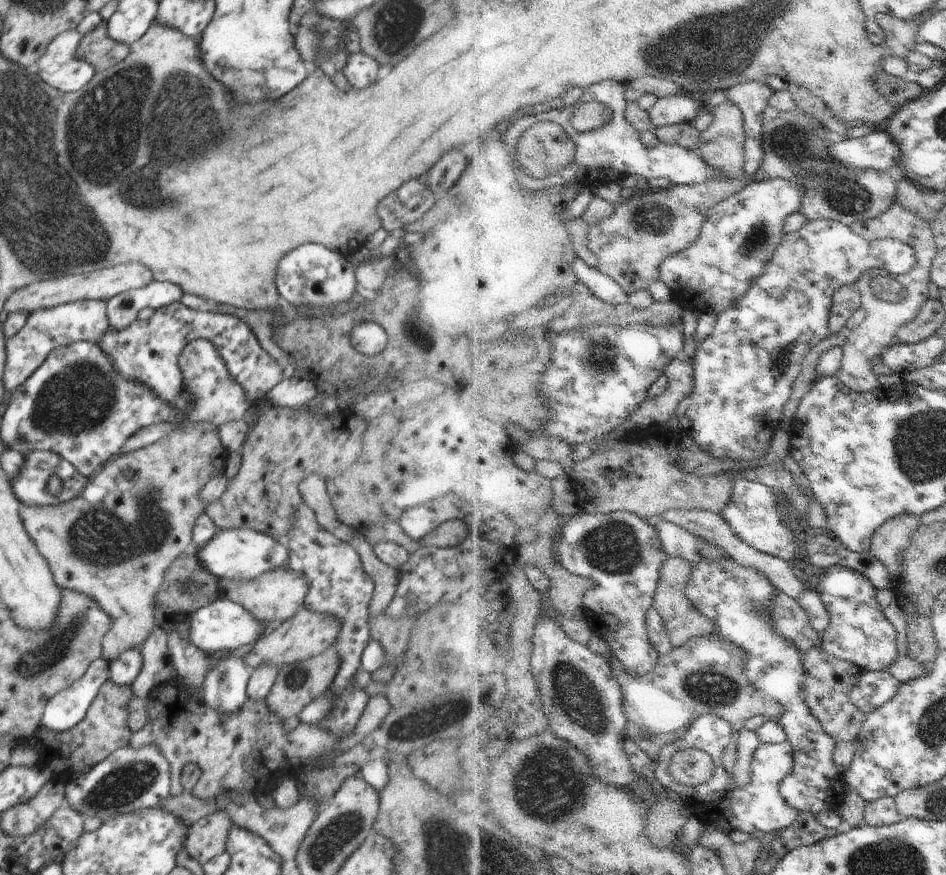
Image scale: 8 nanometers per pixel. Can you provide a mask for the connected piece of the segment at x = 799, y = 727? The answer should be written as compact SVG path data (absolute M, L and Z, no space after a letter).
M732 558L698 563L691 585L687 588L687 595L703 615L717 620L718 633L747 652L747 674L762 696L766 700L785 704L787 711L781 723L797 750L797 764L782 784L781 791L794 808L818 816L824 811L838 810L850 789L846 774L835 761L839 742L829 734L824 723L814 716L806 700L807 670L801 649L794 641L777 632L773 600L781 592L764 572L756 567L739 565Z

